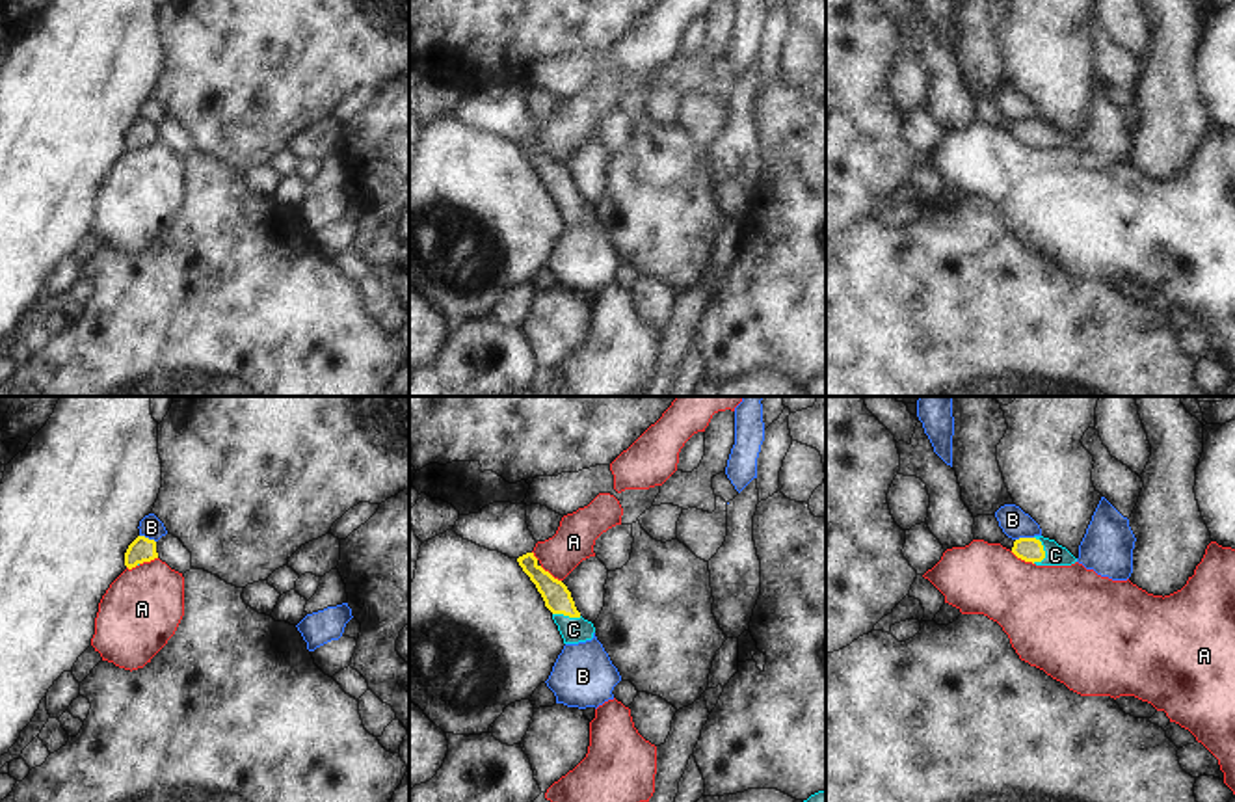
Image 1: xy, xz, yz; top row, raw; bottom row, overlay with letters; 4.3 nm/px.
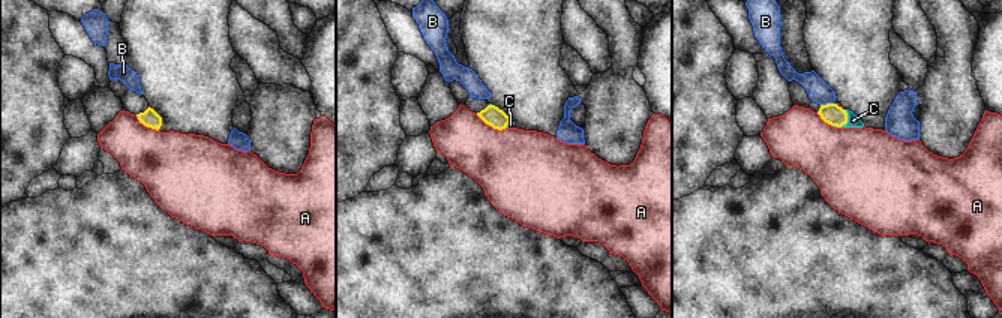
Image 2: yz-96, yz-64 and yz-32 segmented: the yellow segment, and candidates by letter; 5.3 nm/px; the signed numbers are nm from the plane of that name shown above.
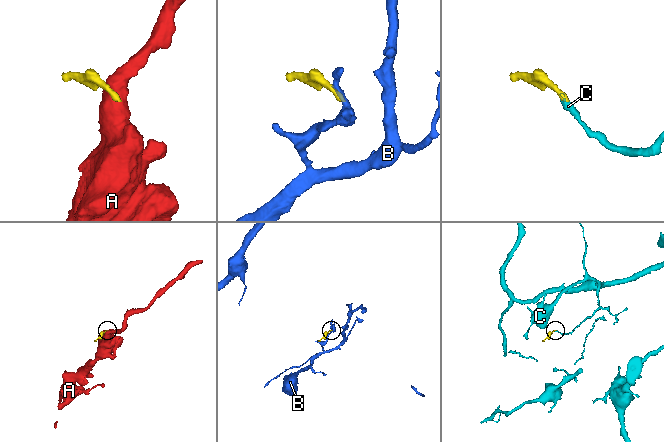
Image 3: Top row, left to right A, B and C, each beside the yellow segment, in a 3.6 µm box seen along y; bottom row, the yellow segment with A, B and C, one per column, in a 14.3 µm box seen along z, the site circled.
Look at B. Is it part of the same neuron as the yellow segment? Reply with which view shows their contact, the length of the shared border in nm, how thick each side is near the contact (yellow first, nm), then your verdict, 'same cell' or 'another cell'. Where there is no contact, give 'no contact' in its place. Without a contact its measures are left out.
contact in yz; length 80 nm; calibres 110 and 120 nm; another cell

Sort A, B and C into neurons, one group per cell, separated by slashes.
A / B / C

